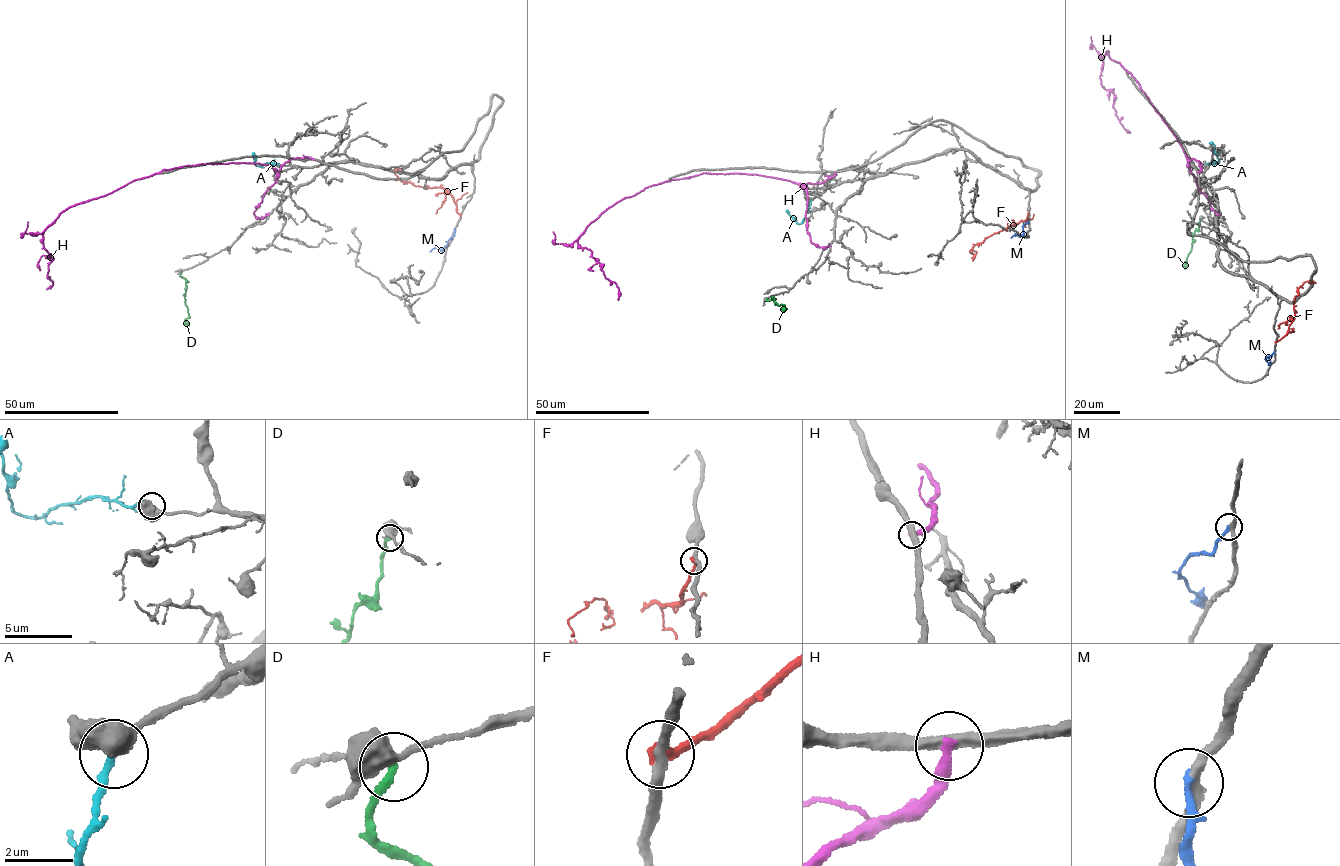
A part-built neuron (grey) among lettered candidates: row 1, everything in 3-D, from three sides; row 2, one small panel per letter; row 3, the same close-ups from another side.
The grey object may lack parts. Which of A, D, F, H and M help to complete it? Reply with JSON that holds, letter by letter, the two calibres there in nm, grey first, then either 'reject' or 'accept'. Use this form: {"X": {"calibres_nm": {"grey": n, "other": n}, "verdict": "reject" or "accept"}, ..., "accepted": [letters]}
{"A": {"calibres_nm": {"grey": 240, "other": 200}, "verdict": "accept"}, "D": {"calibres_nm": {"grey": 480, "other": 220}, "verdict": "reject"}, "F": {"calibres_nm": {"grey": 280, "other": 320}, "verdict": "reject"}, "H": {"calibres_nm": {"grey": 400, "other": 300}, "verdict": "reject"}, "M": {"calibres_nm": {"grey": 280, "other": 240}, "verdict": "reject"}, "accepted": ["A"]}

